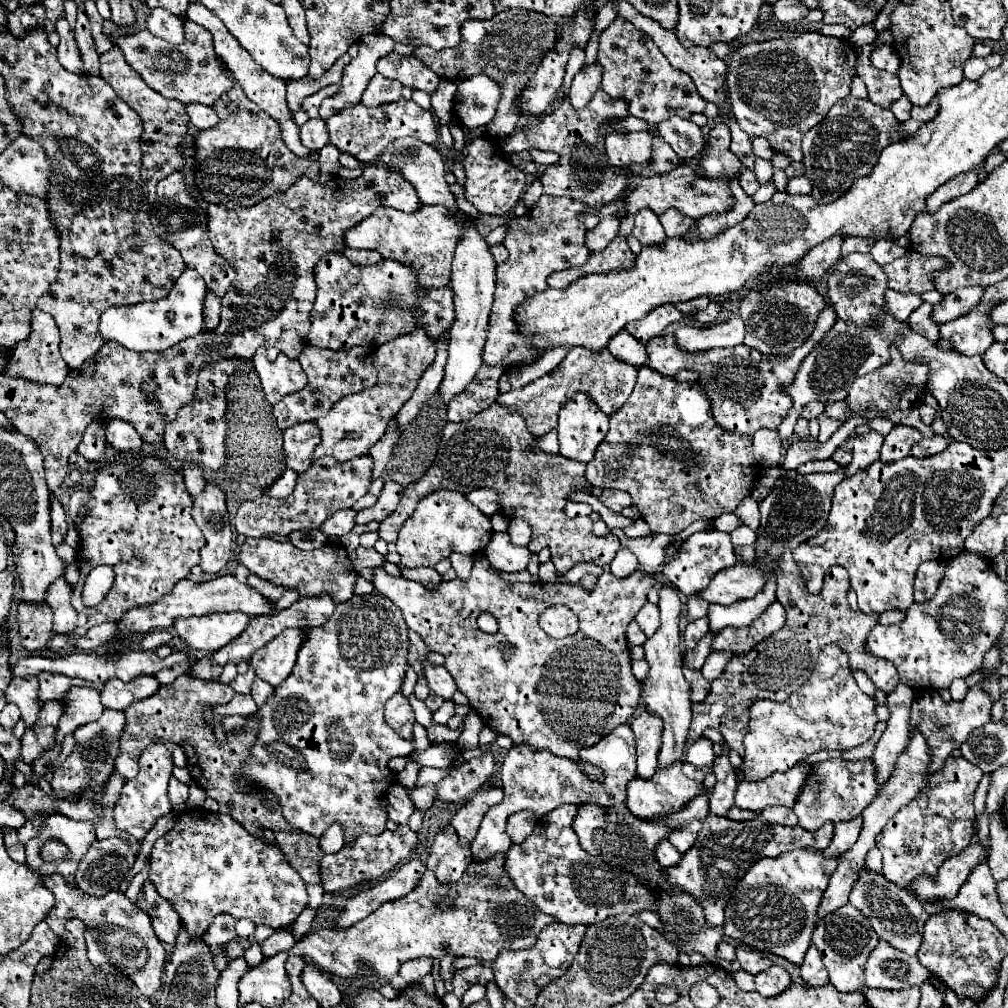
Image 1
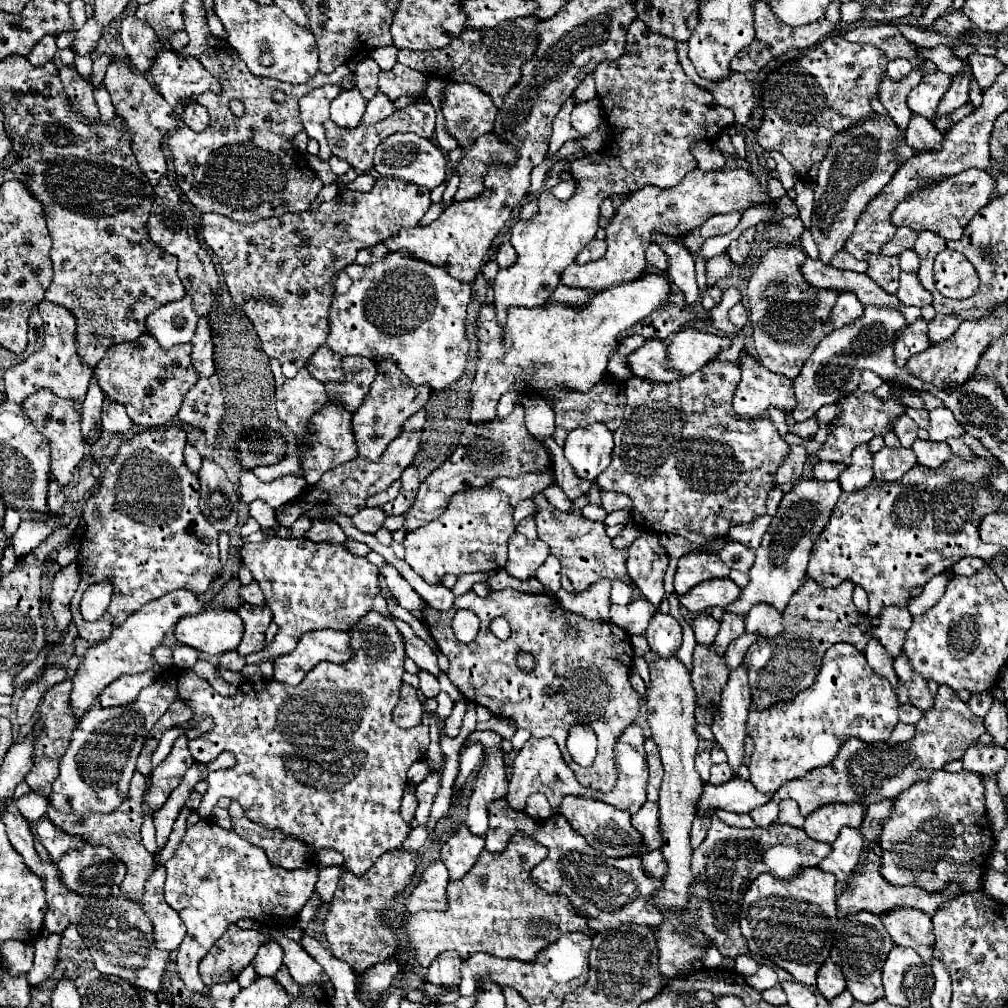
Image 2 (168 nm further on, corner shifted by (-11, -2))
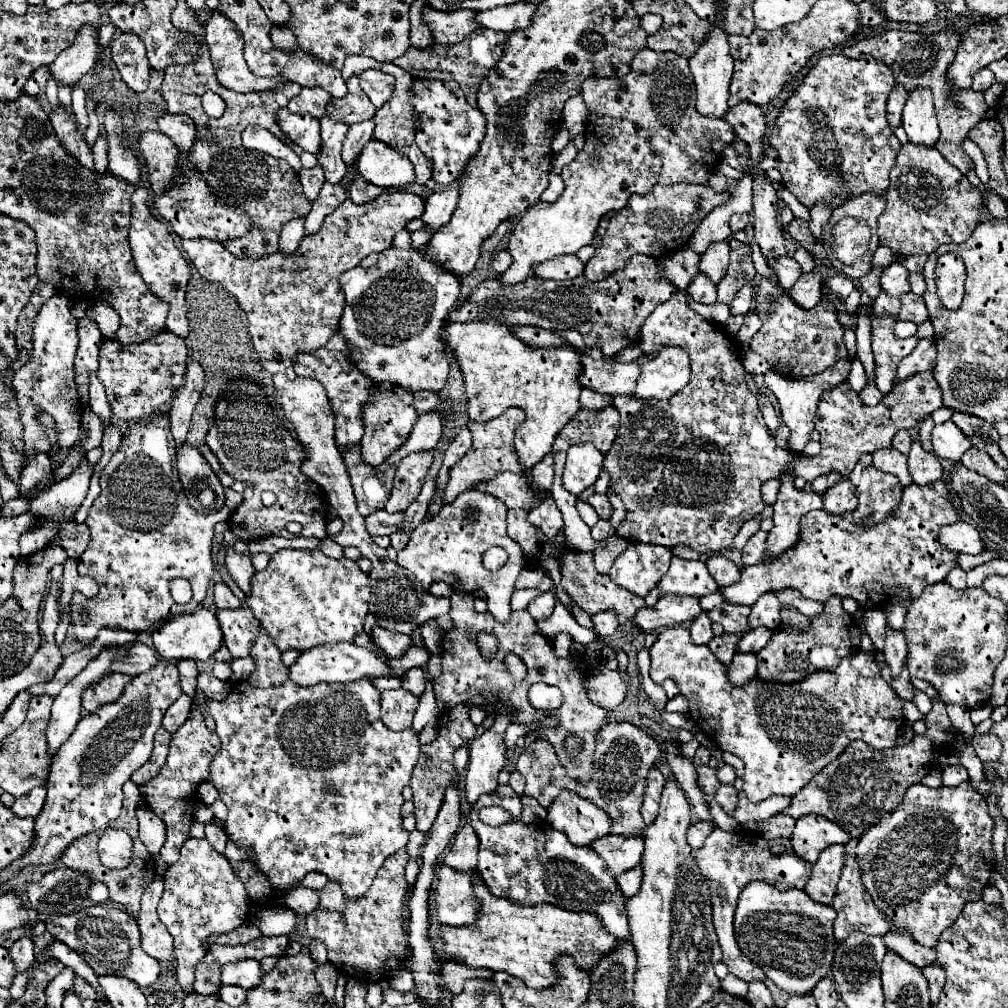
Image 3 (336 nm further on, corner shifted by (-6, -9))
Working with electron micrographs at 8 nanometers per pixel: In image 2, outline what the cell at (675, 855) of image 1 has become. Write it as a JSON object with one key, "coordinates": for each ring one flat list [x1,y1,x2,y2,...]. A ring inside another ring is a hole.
{"coordinates":[[660,850,642,856,642,870,650,878,662,878,664,876,664,858,660,856]]}

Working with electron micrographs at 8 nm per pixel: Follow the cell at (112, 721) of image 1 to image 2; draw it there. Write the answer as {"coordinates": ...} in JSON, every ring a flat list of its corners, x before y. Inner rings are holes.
{"coordinates":[[166,668,158,674,152,686,138,694,134,702,112,708,90,708,90,712,84,714,72,732,66,754,60,758,60,774,52,784,50,804,58,812,110,814,118,810,128,794,128,786,136,770,136,758,148,738,150,728,176,698,176,680,178,670]]}

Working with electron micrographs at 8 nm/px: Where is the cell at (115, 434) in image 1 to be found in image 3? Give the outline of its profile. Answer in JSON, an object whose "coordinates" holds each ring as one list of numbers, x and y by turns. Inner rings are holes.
{"coordinates":[[91,375,91,383,89,383,89,407,95,415,99,415,99,419,105,425,111,425,111,419,113,419,111,405,107,403,107,395,103,391,103,385,99,383,99,379,95,375]]}

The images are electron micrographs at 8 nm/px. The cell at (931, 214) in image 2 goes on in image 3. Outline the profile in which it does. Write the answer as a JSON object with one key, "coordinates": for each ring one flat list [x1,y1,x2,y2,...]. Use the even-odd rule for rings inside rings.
{"coordinates":[[903,143,897,155,897,163,891,169,891,185,887,189,887,207,879,217,879,243,893,249,897,255,921,255,931,253,943,243,965,243,977,223,981,221,981,211,985,207,985,193,971,185,967,175,957,167,947,163,935,147,919,147,915,143]]}

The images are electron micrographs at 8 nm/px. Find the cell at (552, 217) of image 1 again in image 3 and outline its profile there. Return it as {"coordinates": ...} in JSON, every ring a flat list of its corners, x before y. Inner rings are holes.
{"coordinates":[[645,47,643,51,637,51,631,63,631,71,625,77,585,79,581,85,581,95,589,107,585,147,567,167,563,167,563,195,553,203,535,203,515,223,507,243,507,249,513,255,513,265,507,273,499,275,499,283,503,287,513,287,535,277,535,265,543,261,565,253,577,253,581,247,589,245,595,237,595,229,601,217,609,211,623,209,633,193,643,195,655,185,707,183,709,175,717,169,723,157,723,147,735,139,733,127,729,123,723,119,699,115,699,111,695,111,695,83,689,71,689,63,685,57,675,53,659,53]]}

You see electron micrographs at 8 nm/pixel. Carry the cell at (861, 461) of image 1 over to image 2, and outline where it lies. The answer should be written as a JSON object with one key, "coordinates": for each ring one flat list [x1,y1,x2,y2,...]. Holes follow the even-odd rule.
{"coordinates":[[862,444,852,452,852,462,838,476,838,484,842,492,856,492,870,482,872,482,872,454,868,452,868,444]]}

